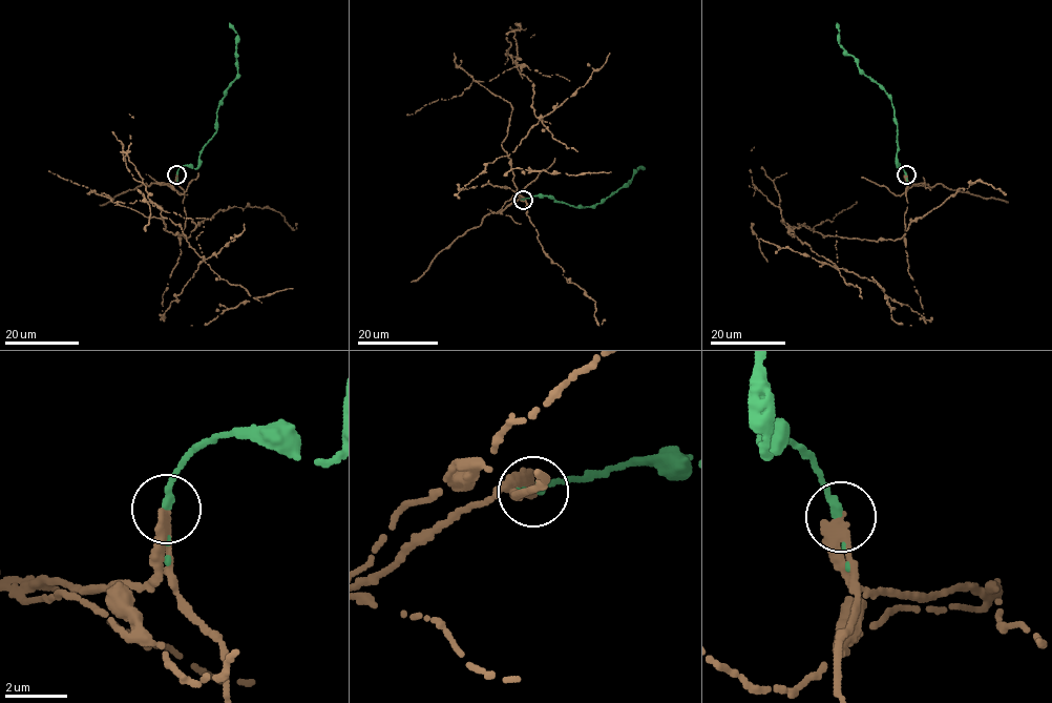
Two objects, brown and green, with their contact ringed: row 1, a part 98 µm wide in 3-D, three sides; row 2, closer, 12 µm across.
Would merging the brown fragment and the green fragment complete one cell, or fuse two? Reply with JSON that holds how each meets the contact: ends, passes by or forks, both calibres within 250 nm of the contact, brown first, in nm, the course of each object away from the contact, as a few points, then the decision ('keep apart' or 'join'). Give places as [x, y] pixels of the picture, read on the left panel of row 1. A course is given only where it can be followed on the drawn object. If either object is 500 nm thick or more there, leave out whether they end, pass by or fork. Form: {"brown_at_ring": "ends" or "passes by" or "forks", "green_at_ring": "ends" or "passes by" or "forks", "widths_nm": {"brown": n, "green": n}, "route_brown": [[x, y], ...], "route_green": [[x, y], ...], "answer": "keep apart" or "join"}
{"brown_at_ring": "ends", "green_at_ring": "ends", "widths_nm": {"brown": 380, "green": 280}, "route_brown": [[176, 174], [189, 238], [118, 203], [153, 202], [205, 260], [165, 312], [163, 294], [181, 249]], "route_green": [[176, 173], [184, 165], [196, 167], [200, 151], [216, 131], [216, 112], [237, 73], [237, 34], [229, 23]], "answer": "keep apart"}

